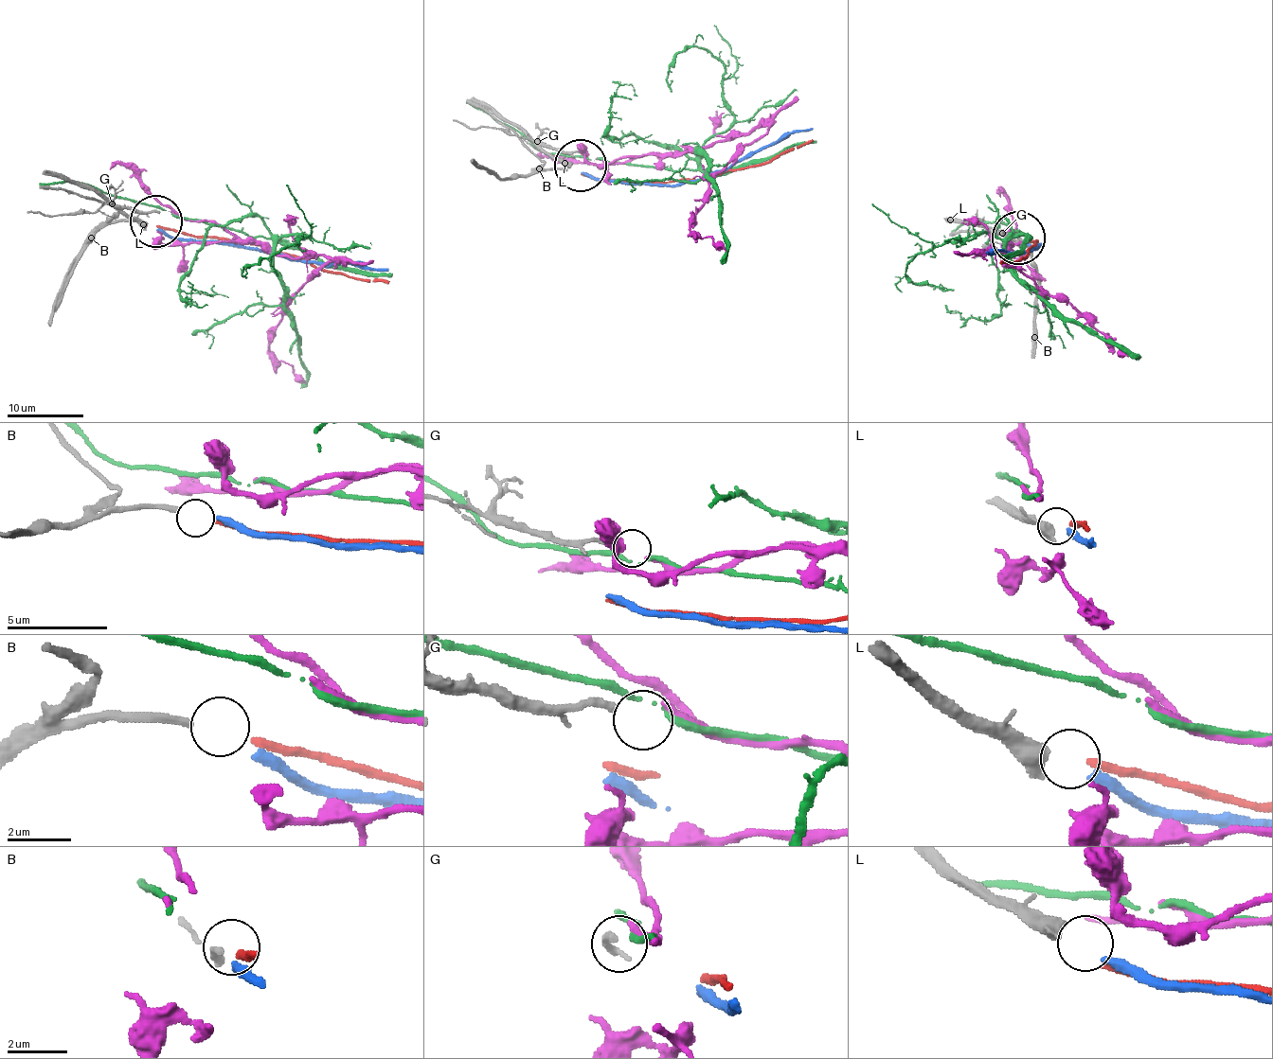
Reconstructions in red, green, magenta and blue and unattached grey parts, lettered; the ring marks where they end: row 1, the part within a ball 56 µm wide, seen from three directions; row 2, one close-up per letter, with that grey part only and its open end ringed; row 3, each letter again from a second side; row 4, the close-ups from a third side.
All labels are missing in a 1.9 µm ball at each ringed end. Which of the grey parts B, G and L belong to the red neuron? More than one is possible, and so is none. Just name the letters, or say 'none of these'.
B

